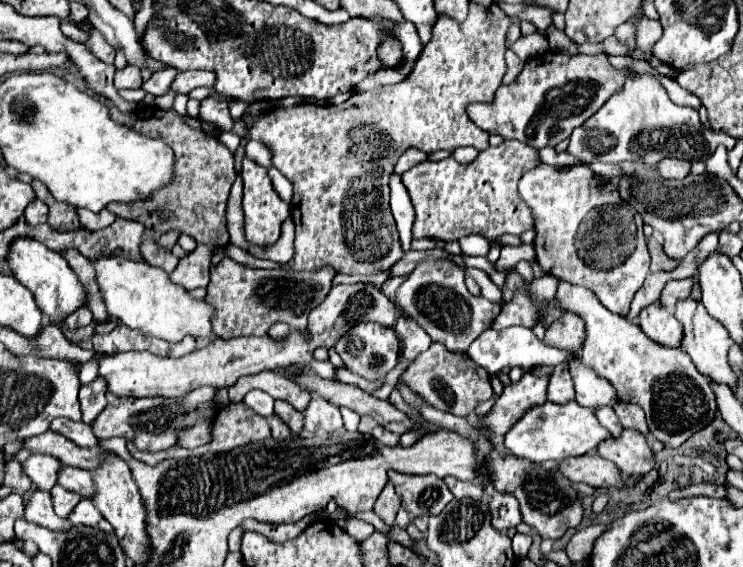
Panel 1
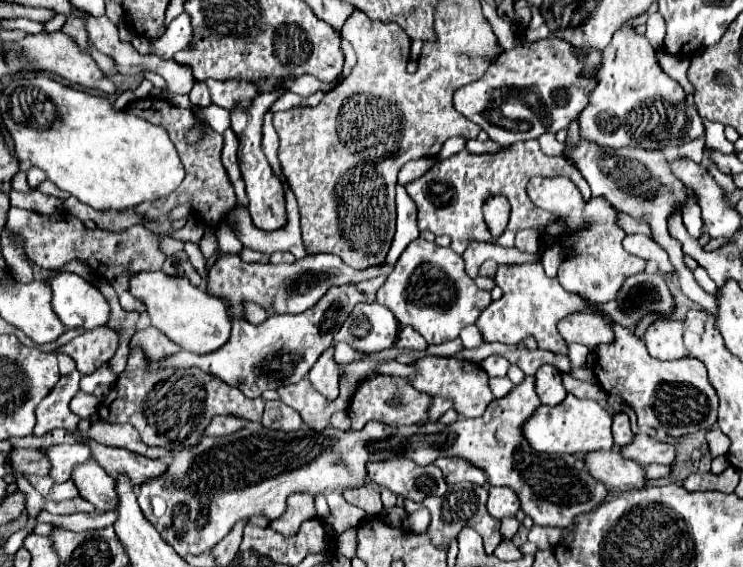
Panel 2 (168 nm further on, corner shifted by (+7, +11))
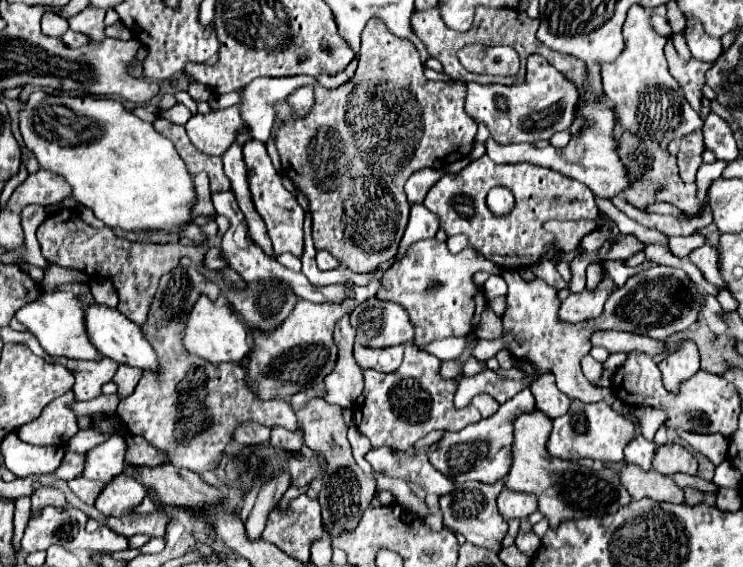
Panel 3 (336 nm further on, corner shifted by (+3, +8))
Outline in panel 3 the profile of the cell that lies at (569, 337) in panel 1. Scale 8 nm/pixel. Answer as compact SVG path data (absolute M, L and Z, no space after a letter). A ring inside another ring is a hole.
M599 330L591 336L593 346L603 346L609 352L645 352L649 356L661 354L667 350L665 342L653 340L649 336L629 334L629 332L615 332L615 330Z

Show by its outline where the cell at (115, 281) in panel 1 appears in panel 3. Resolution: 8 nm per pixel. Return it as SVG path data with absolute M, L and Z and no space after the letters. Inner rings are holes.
M201 296L197 300L197 304L193 306L193 310L187 318L187 324L185 324L185 348L191 354L219 366L225 362L241 364L249 356L253 344L251 344L251 338L247 340L247 328L243 324L243 320L239 318L239 314L235 314L223 302L213 304L207 296Z

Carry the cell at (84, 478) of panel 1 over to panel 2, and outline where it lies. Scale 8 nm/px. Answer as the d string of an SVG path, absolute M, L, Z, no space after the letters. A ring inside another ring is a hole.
M95 461L77 465L75 471L71 471L71 479L79 489L79 495L99 511L115 509L117 497L113 491L113 477L109 477Z

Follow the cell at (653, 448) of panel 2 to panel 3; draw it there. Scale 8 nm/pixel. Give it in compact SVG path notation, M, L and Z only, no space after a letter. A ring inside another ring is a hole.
M665 444L665 446L659 446L655 460L653 460L653 468L659 474L667 474L667 476L673 476L677 472L695 476L697 458L689 454L689 450L685 450L681 444Z

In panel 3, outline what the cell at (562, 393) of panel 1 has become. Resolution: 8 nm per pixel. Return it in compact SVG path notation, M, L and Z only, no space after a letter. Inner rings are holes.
M549 374L537 376L531 384L531 392L535 396L537 410L543 412L551 420L563 416L569 410L571 400L563 392L559 392L555 384L555 376L549 376Z

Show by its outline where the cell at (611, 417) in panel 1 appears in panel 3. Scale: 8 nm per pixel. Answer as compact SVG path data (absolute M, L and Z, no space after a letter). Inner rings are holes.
M637 434L637 438L633 442L629 442L625 448L625 462L637 464L643 470L653 470L651 462L653 462L655 452L657 452L657 444L649 442L641 434Z

